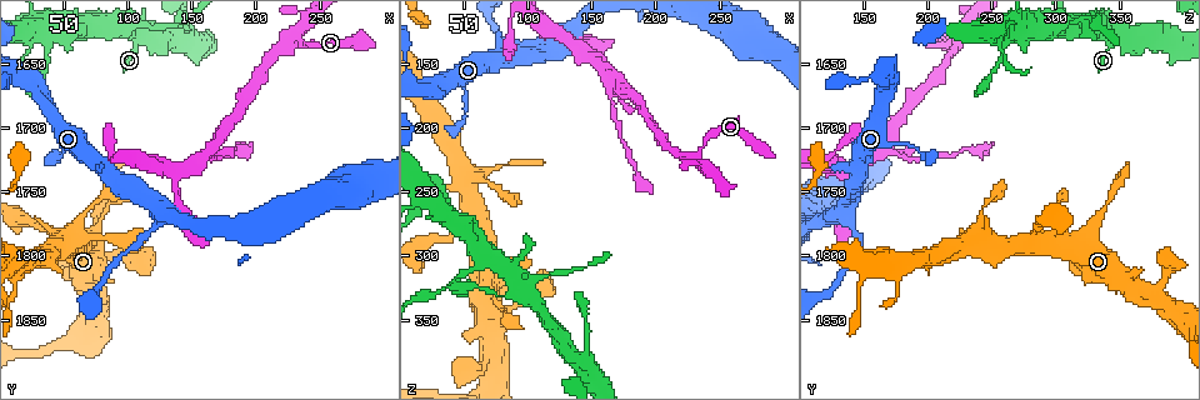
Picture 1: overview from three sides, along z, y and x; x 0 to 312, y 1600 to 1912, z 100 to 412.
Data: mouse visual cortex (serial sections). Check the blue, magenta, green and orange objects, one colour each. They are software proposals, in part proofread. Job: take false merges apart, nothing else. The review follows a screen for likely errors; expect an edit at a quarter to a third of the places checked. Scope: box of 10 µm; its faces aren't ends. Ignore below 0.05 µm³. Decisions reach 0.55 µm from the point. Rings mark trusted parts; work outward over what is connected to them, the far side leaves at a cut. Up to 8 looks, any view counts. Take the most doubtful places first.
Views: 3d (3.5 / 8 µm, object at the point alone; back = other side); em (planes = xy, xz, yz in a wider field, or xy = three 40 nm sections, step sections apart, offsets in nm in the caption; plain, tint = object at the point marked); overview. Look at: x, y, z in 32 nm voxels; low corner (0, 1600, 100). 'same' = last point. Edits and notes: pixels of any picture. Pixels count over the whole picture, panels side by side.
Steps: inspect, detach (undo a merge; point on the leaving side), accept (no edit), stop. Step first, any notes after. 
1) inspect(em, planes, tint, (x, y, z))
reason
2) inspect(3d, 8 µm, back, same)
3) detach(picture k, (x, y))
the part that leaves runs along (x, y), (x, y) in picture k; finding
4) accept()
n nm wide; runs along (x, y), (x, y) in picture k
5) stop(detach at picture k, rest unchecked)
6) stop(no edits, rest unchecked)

inspect(3d, 3.5 µm, (168, 1712, 164))
sudden change in width

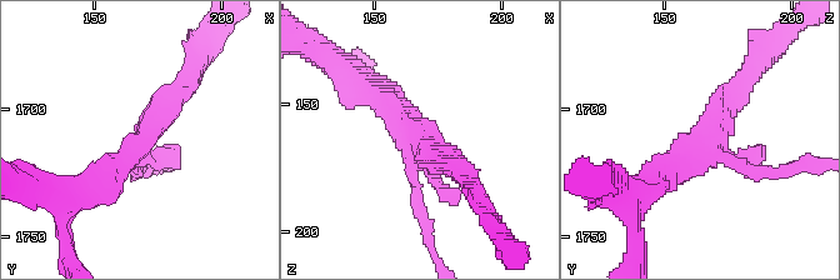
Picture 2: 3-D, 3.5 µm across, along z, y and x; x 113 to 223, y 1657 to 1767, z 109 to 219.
inspect(em, xy, step 5, tint, (169, 1714, 162))

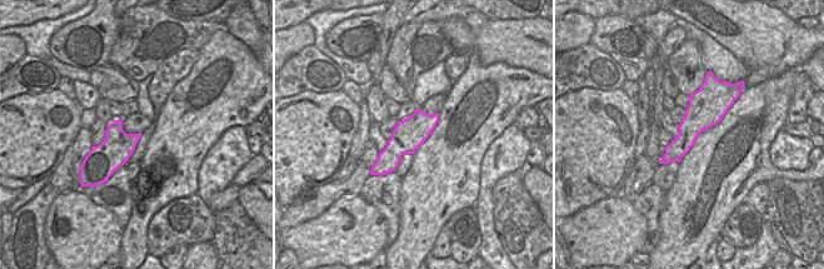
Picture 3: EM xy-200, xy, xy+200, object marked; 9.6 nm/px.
accept()
runs along (435, 116), (420, 125), (374, 170) in picture 3; all the same cell

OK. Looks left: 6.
inspect(3d, 8 µm, (114, 1622, 314))
sudden change in width

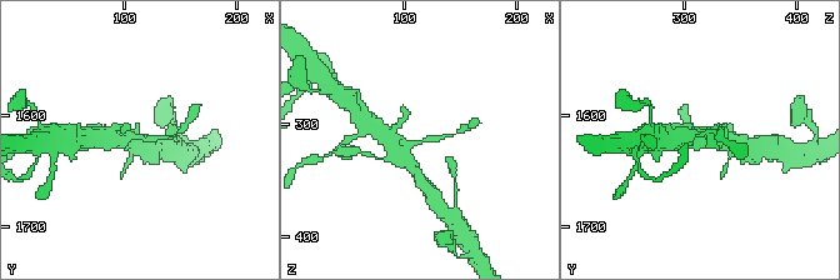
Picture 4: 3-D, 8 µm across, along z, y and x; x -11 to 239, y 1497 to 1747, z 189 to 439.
inspect(em, xy, step 5, tint, same)

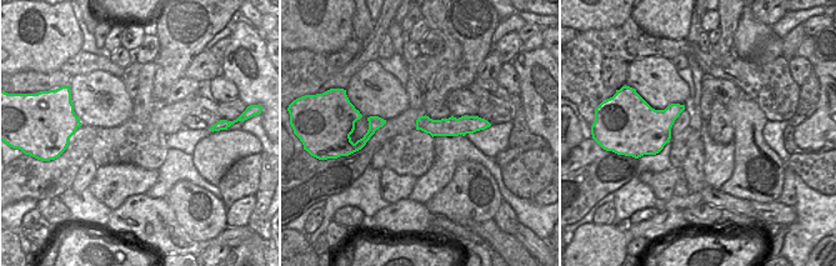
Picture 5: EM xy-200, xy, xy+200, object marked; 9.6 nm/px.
accept()
170 nm wide; runs along (474, 123), (461, 126), (419, 126) in picture 5; all the same cell

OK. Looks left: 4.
inspect(3d, 3.5 µm, (74, 1782, 300))
three arms meet

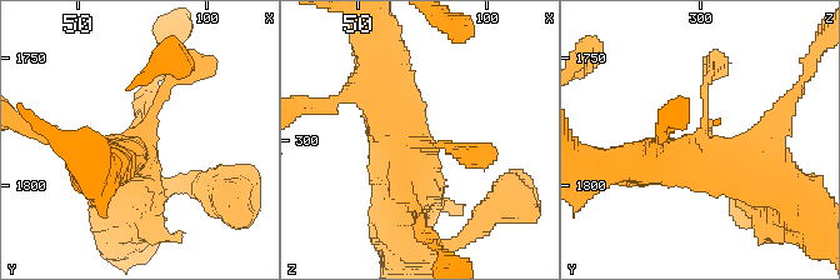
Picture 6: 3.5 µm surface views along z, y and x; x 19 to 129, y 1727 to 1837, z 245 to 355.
inspect(em, xy, step 5, tint, (75, 1781, 303))

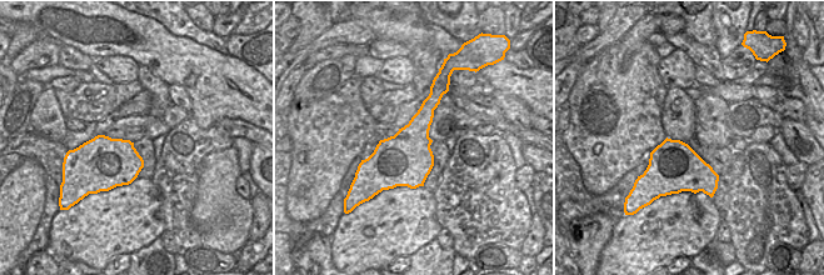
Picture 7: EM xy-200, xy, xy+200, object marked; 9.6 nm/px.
accept()
runs along (125, 175), (151, 105), (186, 68) in picture 6; all the same cell

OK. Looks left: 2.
stop(no edits, rest unchecked)

